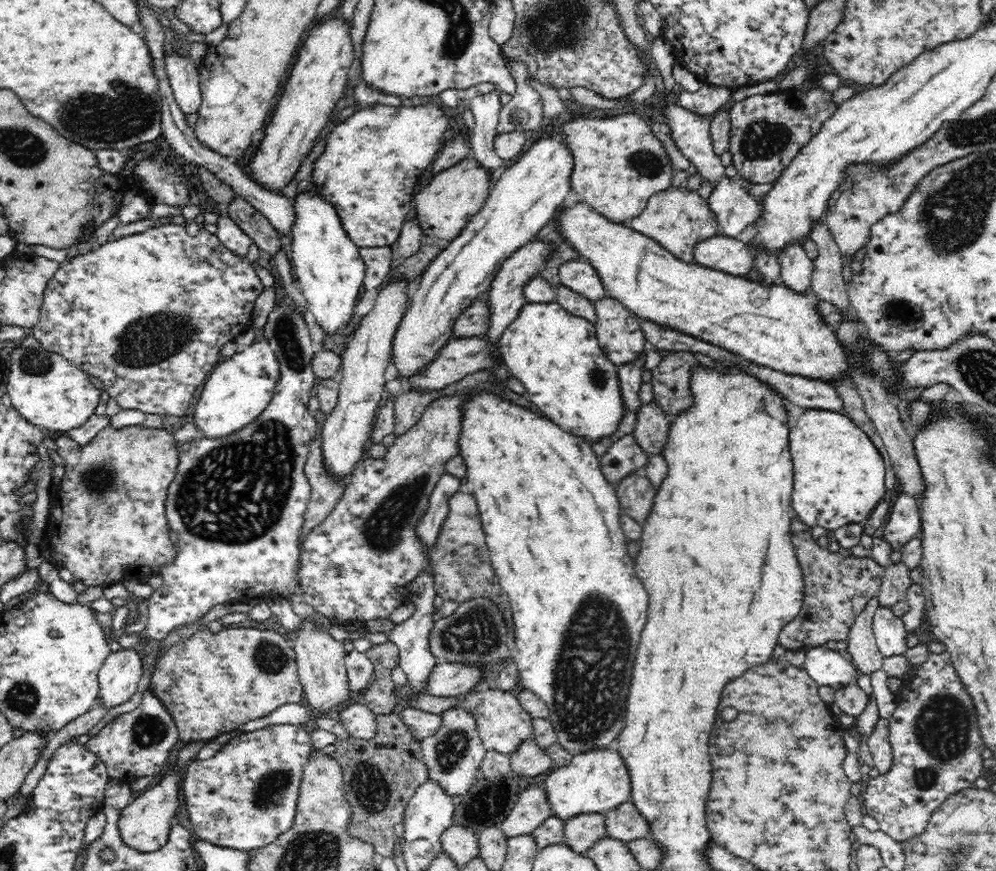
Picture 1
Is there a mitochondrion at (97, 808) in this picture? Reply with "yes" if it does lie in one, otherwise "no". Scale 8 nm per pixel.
no

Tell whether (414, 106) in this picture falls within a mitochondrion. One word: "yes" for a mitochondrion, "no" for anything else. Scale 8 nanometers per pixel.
no

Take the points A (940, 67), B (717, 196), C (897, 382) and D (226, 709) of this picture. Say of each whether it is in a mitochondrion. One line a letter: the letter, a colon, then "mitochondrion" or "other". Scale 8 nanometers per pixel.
A: other
B: other
C: other
D: other

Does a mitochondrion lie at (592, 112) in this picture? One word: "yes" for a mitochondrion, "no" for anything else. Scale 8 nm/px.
no

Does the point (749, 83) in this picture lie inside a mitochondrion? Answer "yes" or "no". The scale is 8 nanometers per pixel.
no

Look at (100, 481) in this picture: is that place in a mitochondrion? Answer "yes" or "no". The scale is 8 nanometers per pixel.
yes

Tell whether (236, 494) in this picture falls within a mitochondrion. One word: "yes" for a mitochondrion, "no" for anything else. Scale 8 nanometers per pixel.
yes

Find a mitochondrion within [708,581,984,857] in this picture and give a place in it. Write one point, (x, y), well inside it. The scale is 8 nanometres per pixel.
(943, 729)

